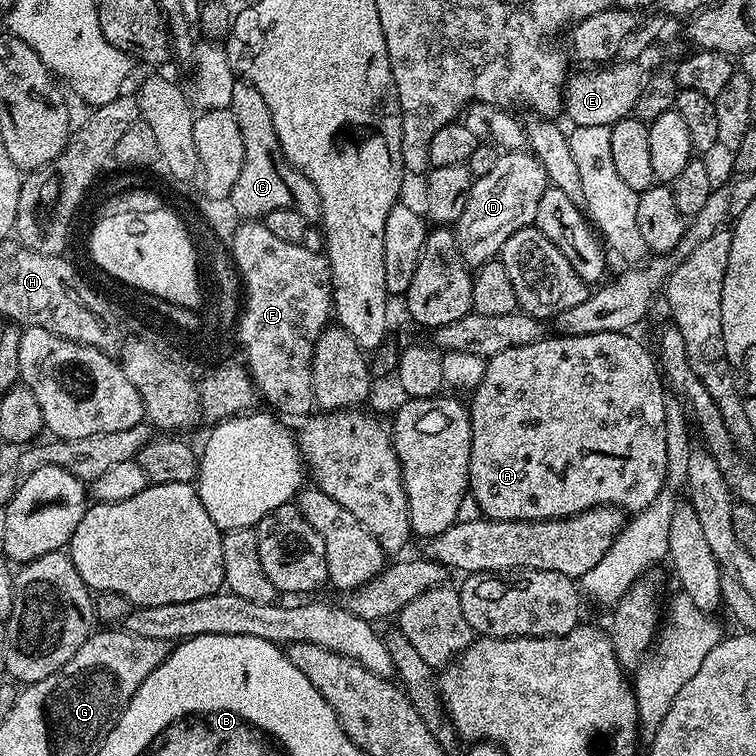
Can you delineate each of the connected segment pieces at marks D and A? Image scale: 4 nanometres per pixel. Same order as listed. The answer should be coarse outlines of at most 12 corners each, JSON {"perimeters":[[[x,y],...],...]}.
{"perimeters":[[[527,151],[504,152],[473,179],[455,225],[460,257],[499,257],[536,223],[548,175]],[[628,332],[487,357],[468,490],[489,520],[635,514],[666,381]]]}

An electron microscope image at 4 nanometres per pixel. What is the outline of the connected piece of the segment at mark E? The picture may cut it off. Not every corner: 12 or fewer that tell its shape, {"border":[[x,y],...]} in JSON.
{"border":[[637,60],[567,77],[563,115],[575,127],[633,115],[664,60]]}

